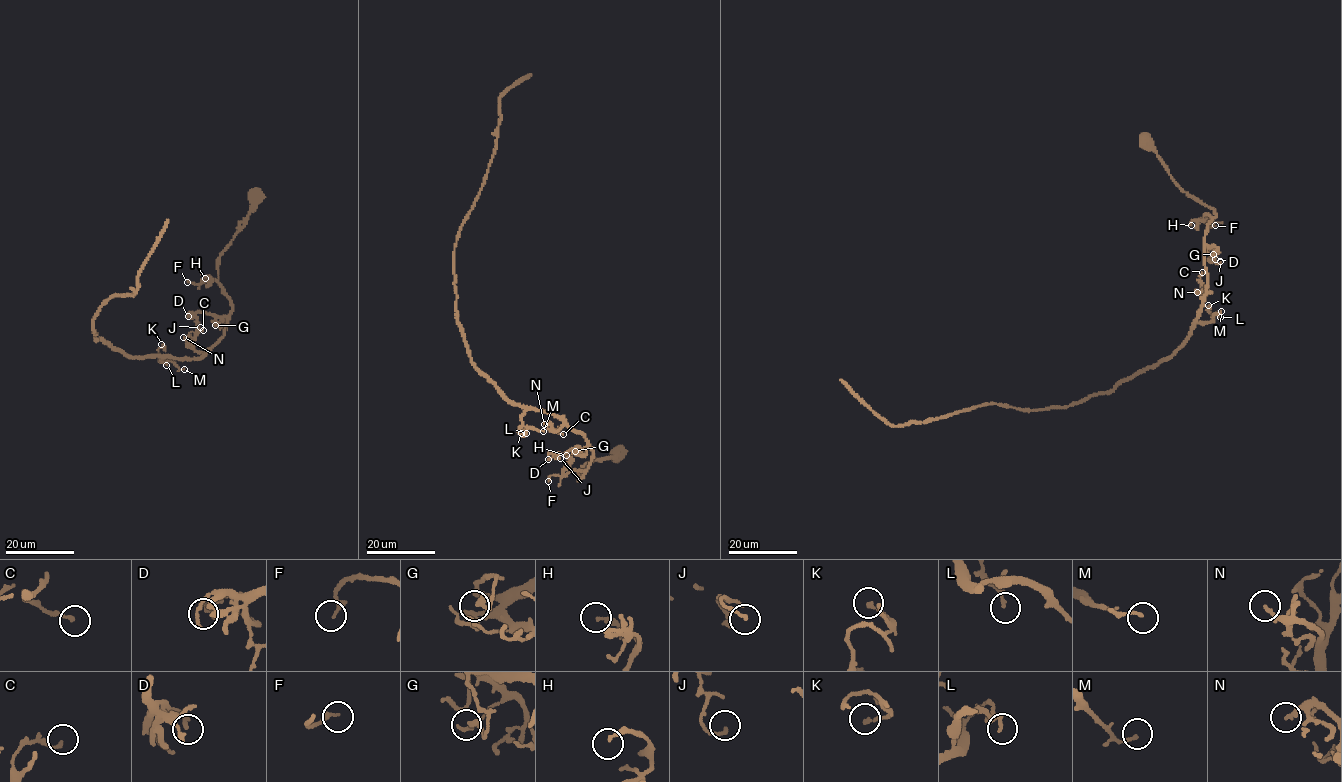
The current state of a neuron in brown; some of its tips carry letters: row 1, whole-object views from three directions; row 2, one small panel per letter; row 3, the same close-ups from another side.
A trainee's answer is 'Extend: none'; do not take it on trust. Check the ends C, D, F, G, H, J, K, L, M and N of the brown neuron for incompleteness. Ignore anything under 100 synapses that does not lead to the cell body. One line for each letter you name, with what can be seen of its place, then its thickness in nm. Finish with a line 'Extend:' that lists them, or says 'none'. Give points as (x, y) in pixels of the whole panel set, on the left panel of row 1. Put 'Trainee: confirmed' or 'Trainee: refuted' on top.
Trainee: confirmed
Extend: none

